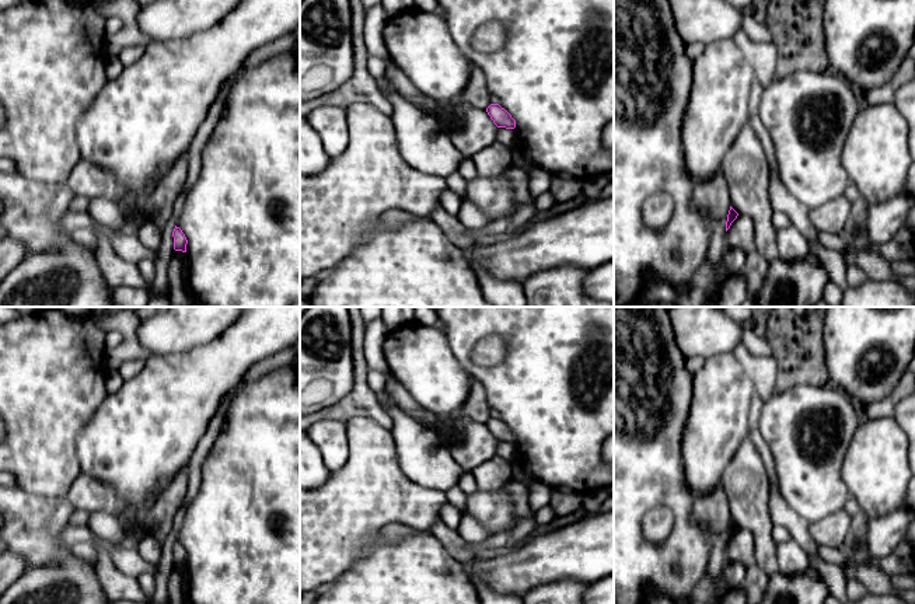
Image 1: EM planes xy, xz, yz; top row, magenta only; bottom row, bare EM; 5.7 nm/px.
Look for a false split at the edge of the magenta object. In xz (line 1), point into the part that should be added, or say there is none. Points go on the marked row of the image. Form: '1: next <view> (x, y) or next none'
1: next none

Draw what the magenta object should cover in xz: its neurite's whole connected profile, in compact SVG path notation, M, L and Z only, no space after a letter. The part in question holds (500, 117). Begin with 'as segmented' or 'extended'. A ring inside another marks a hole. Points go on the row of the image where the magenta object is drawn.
as segmented; M490 104L486 108L486 112L497 128L506 128L506 129L514 129L516 128L516 121L499 104Z

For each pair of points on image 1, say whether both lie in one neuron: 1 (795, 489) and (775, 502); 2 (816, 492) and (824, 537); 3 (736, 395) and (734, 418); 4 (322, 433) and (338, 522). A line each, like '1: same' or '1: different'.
1: different
2: different
3: same
4: different

